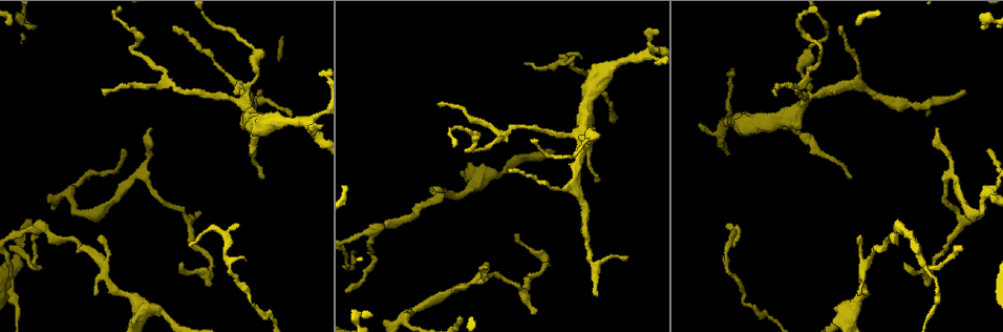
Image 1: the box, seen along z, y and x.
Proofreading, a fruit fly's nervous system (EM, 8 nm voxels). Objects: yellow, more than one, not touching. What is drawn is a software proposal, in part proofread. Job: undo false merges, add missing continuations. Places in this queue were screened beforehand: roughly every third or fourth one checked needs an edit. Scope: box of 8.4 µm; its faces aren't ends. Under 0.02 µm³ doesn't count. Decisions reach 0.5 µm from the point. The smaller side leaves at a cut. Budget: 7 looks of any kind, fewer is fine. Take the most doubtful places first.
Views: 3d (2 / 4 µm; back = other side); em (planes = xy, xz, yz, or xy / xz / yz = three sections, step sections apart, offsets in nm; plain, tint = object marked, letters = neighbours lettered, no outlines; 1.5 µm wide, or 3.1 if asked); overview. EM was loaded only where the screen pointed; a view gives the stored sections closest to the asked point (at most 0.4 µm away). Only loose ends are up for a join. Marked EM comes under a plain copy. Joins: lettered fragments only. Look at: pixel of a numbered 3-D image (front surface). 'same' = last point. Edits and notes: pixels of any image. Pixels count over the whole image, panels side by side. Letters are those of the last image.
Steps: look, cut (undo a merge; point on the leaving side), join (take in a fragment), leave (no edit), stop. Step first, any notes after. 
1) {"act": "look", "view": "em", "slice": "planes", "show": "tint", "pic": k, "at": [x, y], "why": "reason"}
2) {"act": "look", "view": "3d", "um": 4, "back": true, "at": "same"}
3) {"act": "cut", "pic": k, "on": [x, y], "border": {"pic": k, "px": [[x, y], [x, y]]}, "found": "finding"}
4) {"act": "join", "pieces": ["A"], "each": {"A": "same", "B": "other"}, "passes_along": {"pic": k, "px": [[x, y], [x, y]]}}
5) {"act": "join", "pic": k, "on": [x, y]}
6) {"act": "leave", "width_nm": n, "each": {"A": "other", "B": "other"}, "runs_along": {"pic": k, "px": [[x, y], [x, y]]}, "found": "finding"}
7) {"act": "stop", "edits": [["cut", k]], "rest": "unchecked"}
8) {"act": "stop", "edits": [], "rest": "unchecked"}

{"act": "look", "view": "em", "slice": "planes", "show": "letters", "pic": 1, "at": [596, 180], "why": "free end"}

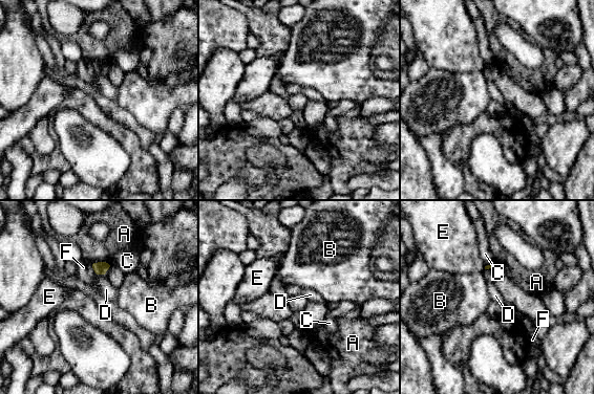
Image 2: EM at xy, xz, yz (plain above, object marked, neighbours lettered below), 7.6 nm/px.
{"act": "leave", "each": {"A": "other", "B": "other", "C": "other", "D": "other", "E": "other", "F": "other"}, "border": {"pic": 2, "px": [[97, 274], [104, 275]]}, "found": "none of them fits"}

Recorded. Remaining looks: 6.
{"act": "look", "view": "em", "slice": "planes", "show": "letters", "pic": 1, "at": [523, 292]}

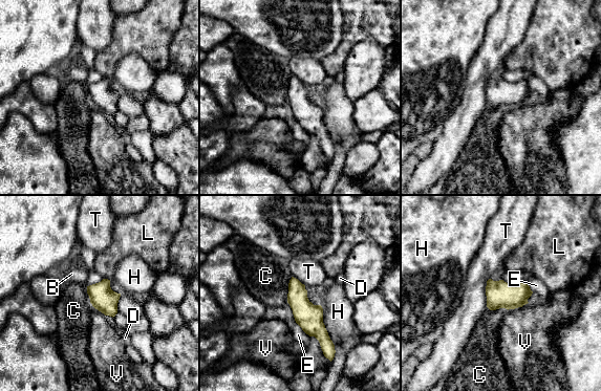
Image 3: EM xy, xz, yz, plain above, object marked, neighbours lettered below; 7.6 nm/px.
{"act": "leave", "each": {"B": "other", "C": "other", "D": "other", "E": "other", "H": "other", "L": "other", "T": "other", "V": "other"}, "found": "all the same neuron"}

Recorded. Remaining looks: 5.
{"act": "look", "view": "em", "slice": "planes", "show": "tint", "pic": 1, "at": [292, 115], "why": "free end"}

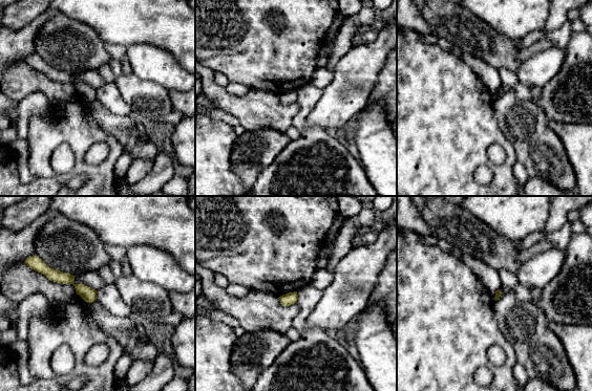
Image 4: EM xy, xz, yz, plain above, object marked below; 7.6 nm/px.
{"act": "look", "view": "em", "slice": "planes", "show": "letters", "at": "same"}

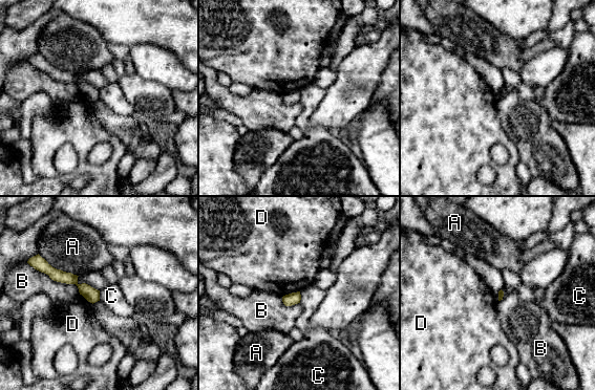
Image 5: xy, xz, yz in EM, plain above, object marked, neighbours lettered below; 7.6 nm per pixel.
{"act": "leave", "each": {"A": "other", "B": "other", "C": "other", "D": "other"}, "runs_along": {"pic": 5, "px": [[44, 264], [97, 298]]}, "found": "no lettered fragment goes on from it"}

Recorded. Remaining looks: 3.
{"act": "stop", "edits": [], "rest": "unchecked"}

